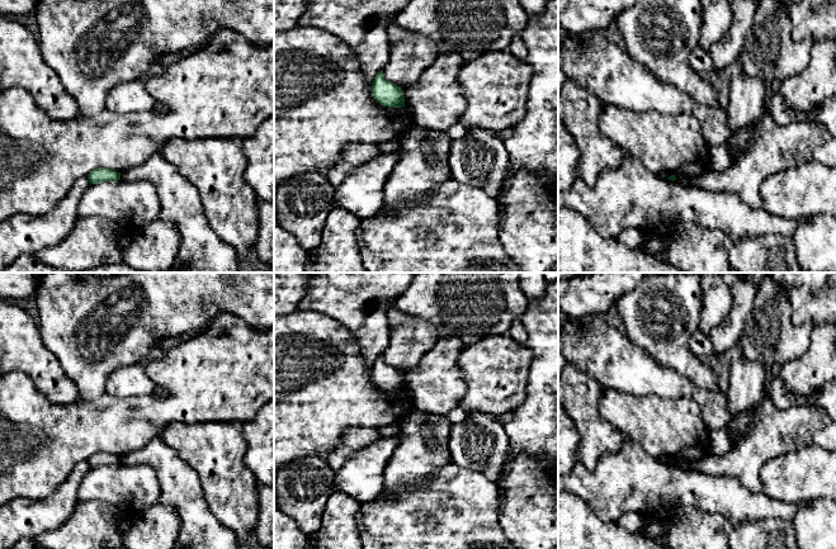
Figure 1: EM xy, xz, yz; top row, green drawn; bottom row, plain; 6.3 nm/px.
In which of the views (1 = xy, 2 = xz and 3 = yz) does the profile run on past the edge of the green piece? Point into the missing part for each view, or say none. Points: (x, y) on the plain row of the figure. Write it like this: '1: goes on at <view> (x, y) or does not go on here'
1: does not go on here
2: does not go on here
3: does not go on here

